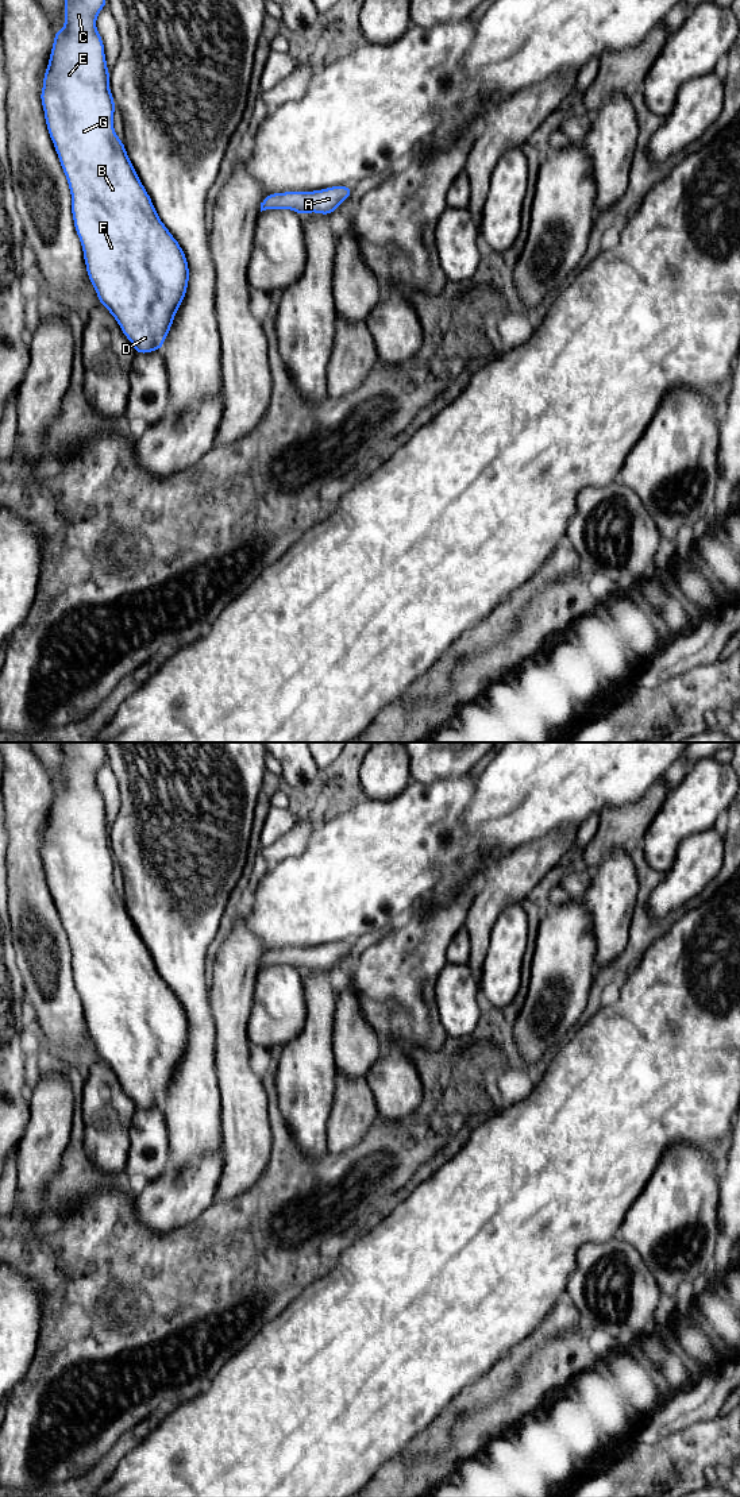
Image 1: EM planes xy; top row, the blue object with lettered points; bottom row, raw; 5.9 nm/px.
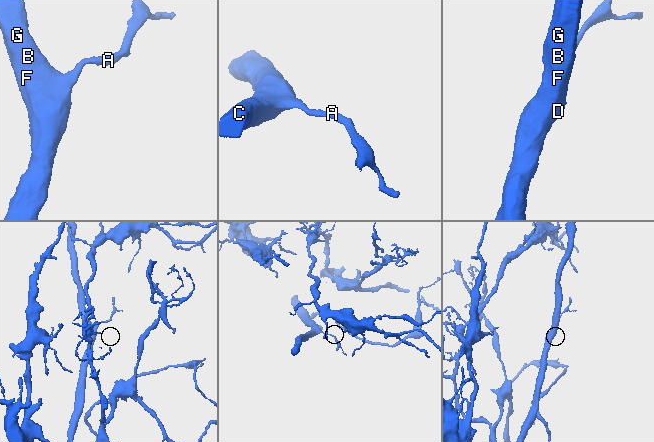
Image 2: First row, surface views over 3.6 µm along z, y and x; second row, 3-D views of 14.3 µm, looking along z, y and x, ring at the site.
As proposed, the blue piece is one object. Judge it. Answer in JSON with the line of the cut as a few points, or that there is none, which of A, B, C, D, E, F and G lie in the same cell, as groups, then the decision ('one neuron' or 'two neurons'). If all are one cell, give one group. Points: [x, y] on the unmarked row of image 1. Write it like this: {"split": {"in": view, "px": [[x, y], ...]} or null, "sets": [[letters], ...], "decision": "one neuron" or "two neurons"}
{"split": null, "sets": [["A", "B", "C", "D", "E", "F", "G"]], "decision": "one neuron"}

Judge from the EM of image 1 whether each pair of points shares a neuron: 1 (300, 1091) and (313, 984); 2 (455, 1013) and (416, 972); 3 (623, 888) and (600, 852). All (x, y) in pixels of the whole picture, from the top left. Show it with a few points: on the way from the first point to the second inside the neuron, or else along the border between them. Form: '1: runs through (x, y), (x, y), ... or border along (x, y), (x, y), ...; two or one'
1: runs through (307, 1064), (316, 1036), (316, 1011); one
2: border along (447, 963), (434, 990); two
3: border along (625, 848), (616, 848), (590, 871); two

